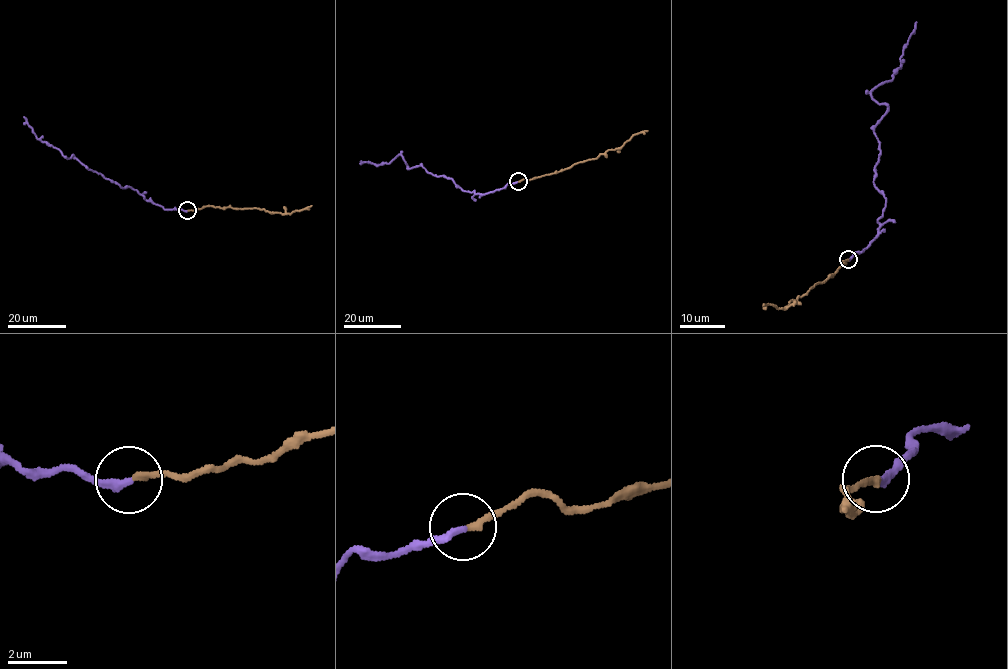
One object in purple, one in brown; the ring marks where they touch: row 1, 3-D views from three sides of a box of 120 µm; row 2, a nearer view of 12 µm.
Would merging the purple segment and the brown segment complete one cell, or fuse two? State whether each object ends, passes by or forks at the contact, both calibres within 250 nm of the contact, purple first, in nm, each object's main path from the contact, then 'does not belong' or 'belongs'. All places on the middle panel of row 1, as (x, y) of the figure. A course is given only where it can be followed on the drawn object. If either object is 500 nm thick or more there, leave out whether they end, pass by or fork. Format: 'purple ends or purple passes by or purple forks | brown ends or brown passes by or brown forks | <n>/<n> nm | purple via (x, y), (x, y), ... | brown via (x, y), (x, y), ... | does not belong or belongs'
purple ends | brown ends | 260/220 nm | purple via (518, 181), (476, 194), (421, 165), (408, 167), (400, 155), (388, 164), (360, 161) | brown via (519, 181), (557, 173), (577, 163), (596, 159), (608, 150), (620, 148), (634, 134), (648, 131) | does not belong

